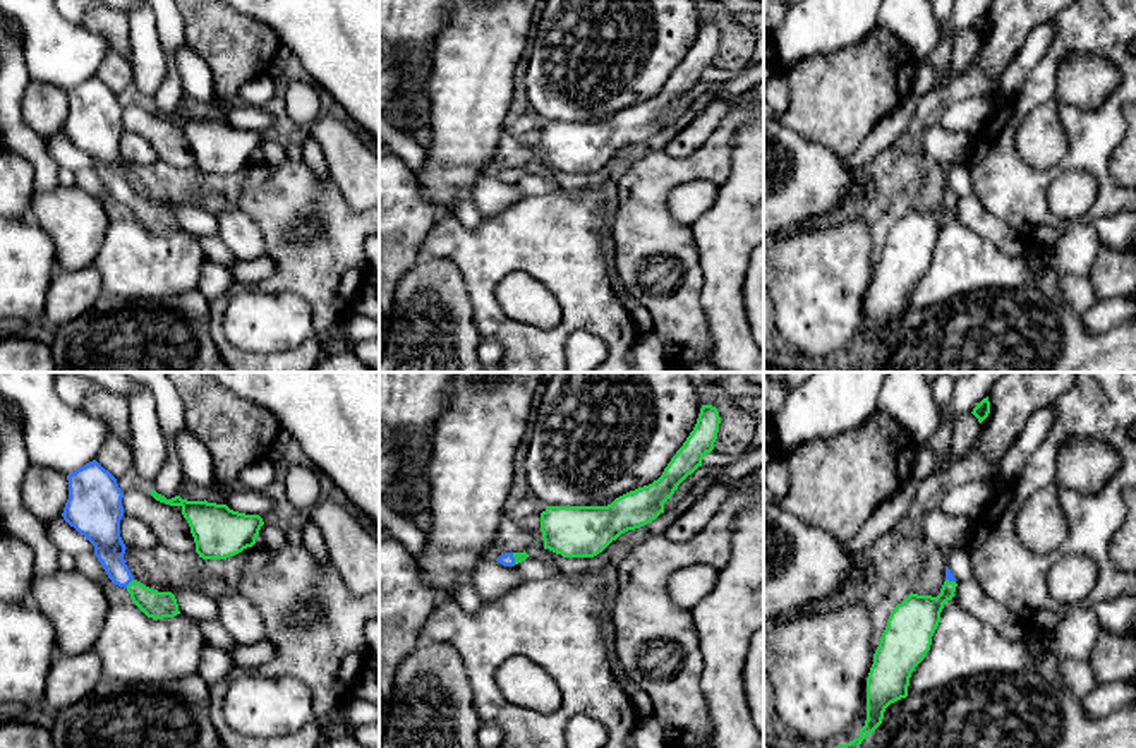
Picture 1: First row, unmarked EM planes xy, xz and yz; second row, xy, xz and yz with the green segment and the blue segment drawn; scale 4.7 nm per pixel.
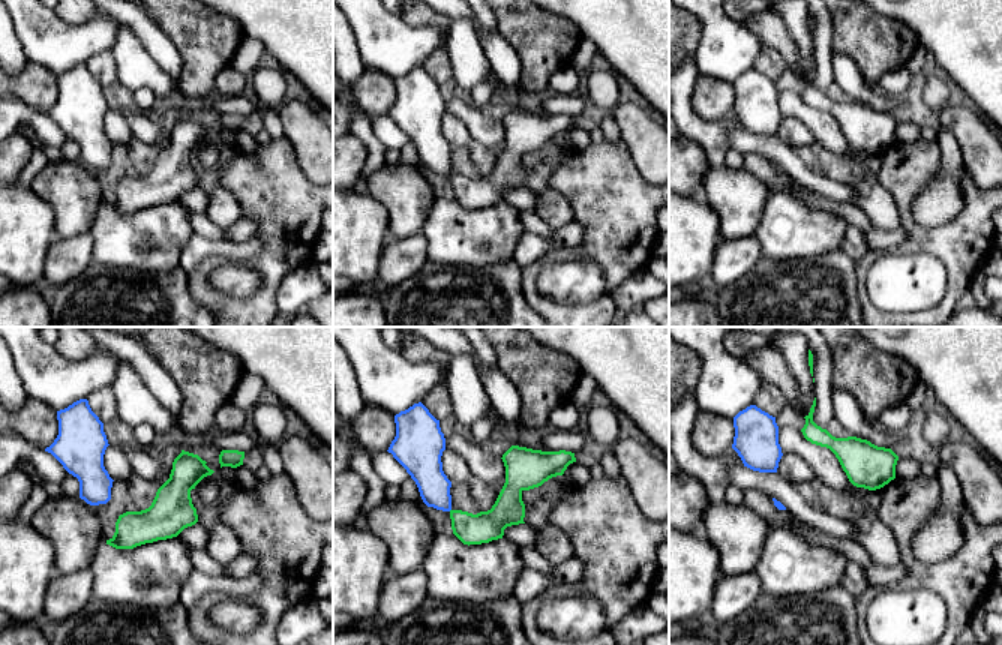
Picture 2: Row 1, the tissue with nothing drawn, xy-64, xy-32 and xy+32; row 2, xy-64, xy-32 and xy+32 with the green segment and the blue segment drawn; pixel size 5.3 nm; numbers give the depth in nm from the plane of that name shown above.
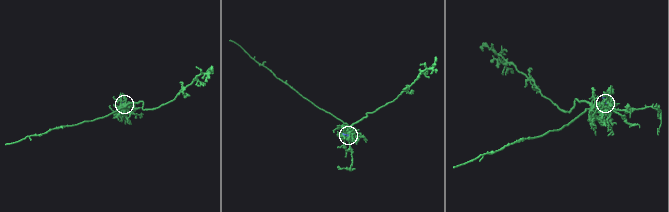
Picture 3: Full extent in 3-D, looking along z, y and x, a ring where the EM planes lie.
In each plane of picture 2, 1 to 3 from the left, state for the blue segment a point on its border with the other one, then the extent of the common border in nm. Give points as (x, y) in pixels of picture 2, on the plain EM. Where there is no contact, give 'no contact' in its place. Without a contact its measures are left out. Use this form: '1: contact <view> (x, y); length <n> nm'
1: no contact
2: no contact
3: no contact

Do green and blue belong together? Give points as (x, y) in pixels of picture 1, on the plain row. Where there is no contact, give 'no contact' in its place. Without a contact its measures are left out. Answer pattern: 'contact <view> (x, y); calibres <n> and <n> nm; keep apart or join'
contact xy (129, 199); calibres 130 and 140 nm; join

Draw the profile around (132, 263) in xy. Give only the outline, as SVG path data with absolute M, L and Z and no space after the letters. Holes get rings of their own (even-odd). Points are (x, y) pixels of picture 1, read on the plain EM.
M136 220L112 221L105 242L94 259L101 274L103 292L120 299L168 299L197 290L202 264L208 261L202 247L189 232L148 233Z

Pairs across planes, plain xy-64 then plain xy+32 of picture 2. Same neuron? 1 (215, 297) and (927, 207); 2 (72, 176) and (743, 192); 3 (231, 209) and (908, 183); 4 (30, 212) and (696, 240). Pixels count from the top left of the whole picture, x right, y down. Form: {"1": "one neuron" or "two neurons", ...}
{"1": "two neurons", "2": "one neuron", "3": "two neurons", "4": "one neuron"}

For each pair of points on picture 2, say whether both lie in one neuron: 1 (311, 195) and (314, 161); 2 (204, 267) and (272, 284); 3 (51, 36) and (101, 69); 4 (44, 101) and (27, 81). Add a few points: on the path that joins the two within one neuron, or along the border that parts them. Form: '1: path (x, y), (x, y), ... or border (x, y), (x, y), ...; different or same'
1: border (296, 152), (299, 168), (317, 185); different
2: path (207, 290), (224, 305), (251, 305); same
3: border (110, 50), (96, 53), (87, 63); different
4: path (41, 96), (32, 86); same

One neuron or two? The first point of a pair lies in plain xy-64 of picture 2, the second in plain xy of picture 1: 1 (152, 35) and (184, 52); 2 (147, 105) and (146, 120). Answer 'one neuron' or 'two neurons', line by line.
1: one neuron
2: two neurons

